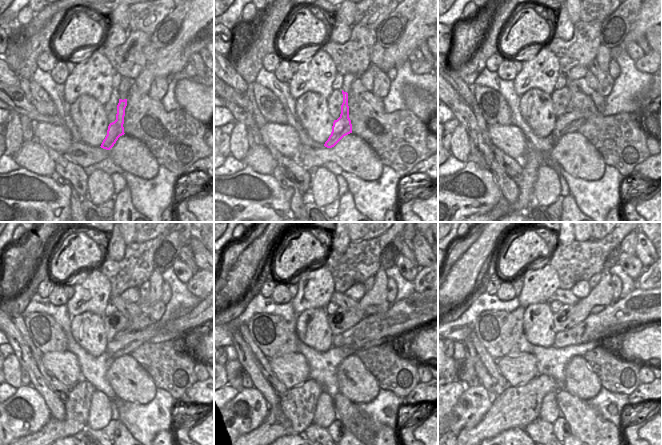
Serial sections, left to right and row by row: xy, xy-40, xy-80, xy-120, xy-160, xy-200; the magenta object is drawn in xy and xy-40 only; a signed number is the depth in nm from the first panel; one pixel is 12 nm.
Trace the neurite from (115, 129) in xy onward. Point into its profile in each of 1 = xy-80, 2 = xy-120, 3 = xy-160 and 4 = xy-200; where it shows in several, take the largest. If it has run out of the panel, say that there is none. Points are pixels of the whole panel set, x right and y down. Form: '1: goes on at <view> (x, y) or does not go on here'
1: goes on at xy-80 (571, 120)
2: goes on at xy-120 (126, 341)
3: goes on at xy-160 (380, 325)
4: goes on at xy-200 (609, 324)

